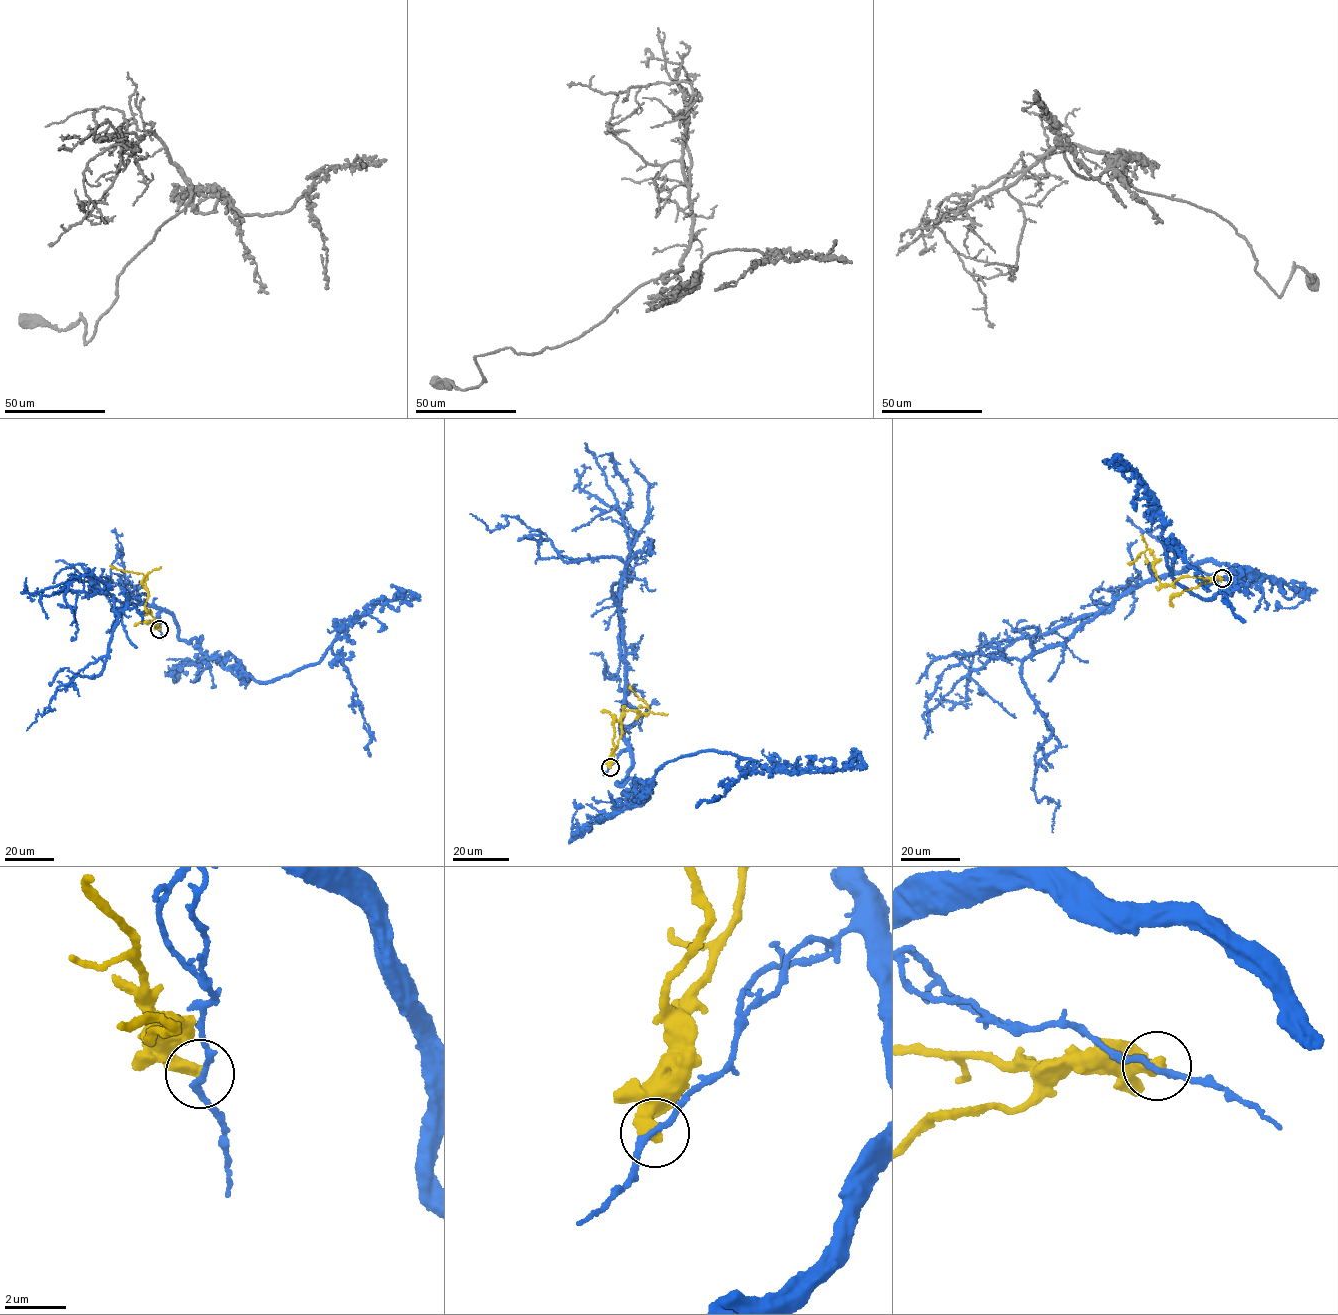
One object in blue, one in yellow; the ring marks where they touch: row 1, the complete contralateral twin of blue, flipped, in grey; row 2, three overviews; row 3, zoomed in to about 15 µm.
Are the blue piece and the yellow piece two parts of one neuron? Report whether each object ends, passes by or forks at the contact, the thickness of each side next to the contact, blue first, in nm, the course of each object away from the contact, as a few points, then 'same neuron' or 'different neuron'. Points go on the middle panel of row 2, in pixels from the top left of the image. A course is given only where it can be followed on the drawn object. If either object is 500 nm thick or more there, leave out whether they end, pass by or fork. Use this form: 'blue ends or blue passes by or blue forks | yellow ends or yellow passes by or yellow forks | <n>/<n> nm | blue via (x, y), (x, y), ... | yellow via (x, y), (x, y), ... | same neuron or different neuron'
blue passes by | yellow ends | 190/440 nm | blue via (609, 767), (628, 749), (625, 793), (702, 751), (750, 761), (745, 777), (695, 807) | yellow via (609, 767), (621, 736), (623, 711), (637, 710), (642, 715), (650, 711), (629, 684) | different neuron

